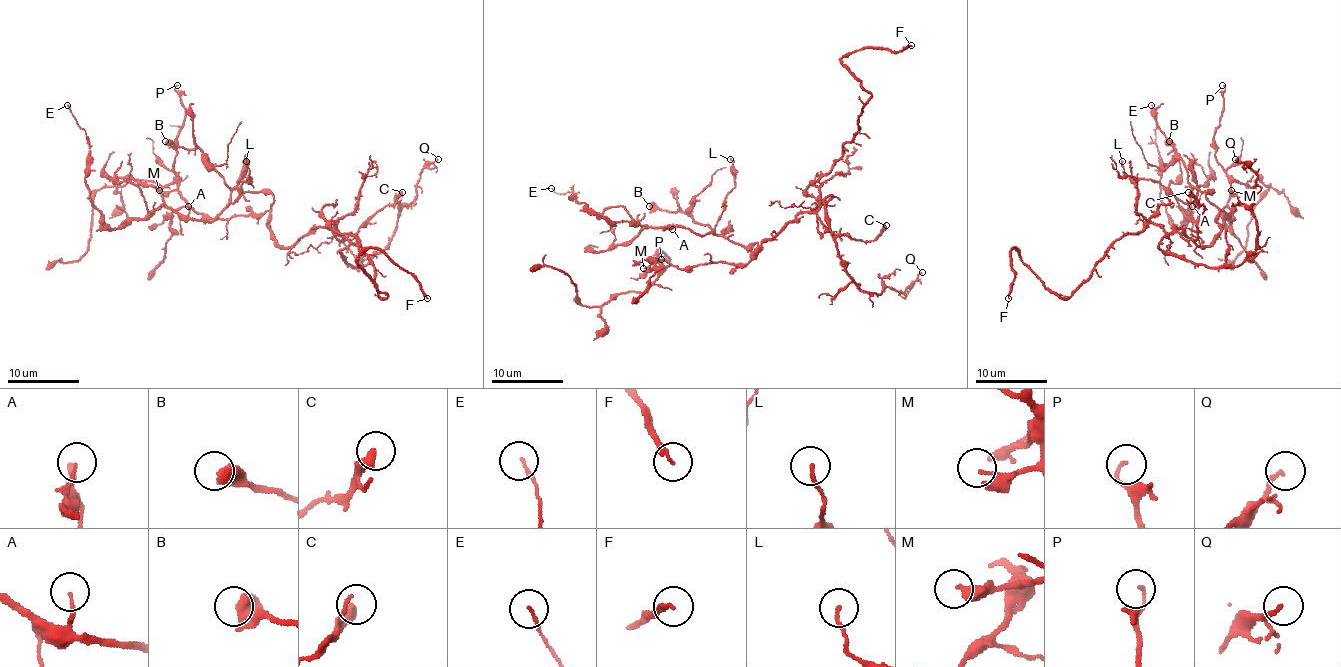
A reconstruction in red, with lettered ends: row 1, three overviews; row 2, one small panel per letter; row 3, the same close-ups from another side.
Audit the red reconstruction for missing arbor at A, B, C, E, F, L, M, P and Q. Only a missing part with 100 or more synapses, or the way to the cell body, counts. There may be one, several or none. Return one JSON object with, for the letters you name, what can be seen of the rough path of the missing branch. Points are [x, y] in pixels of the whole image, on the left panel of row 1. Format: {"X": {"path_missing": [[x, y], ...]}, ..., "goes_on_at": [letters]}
{"goes_on_at": ["F"]}

